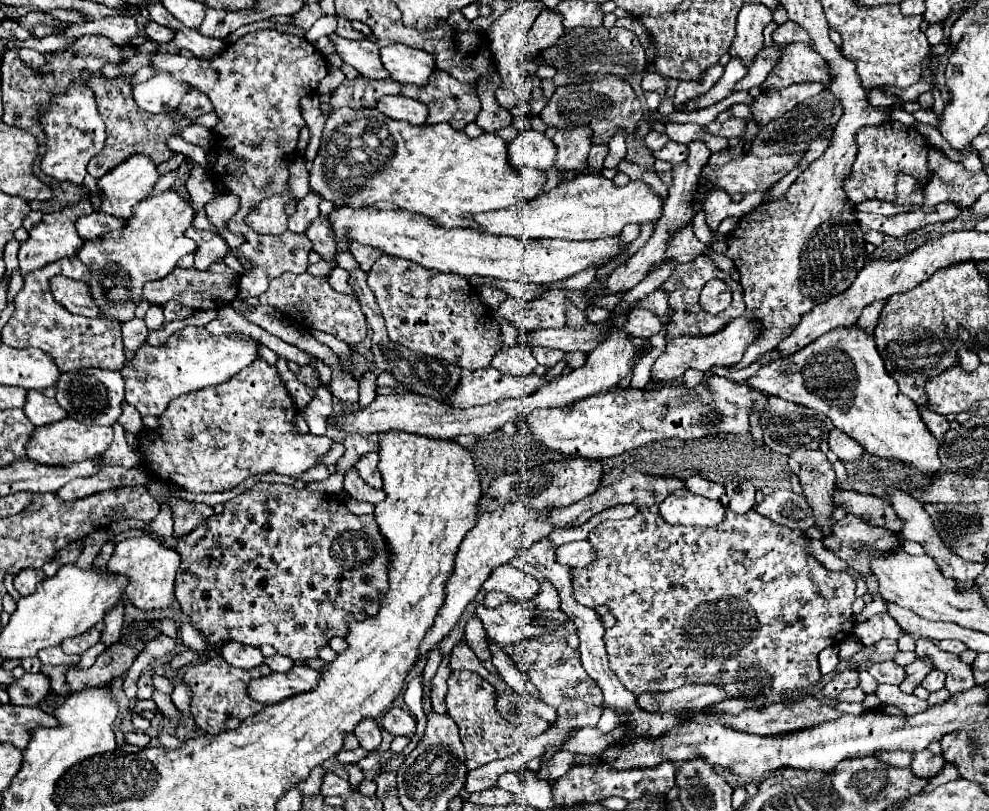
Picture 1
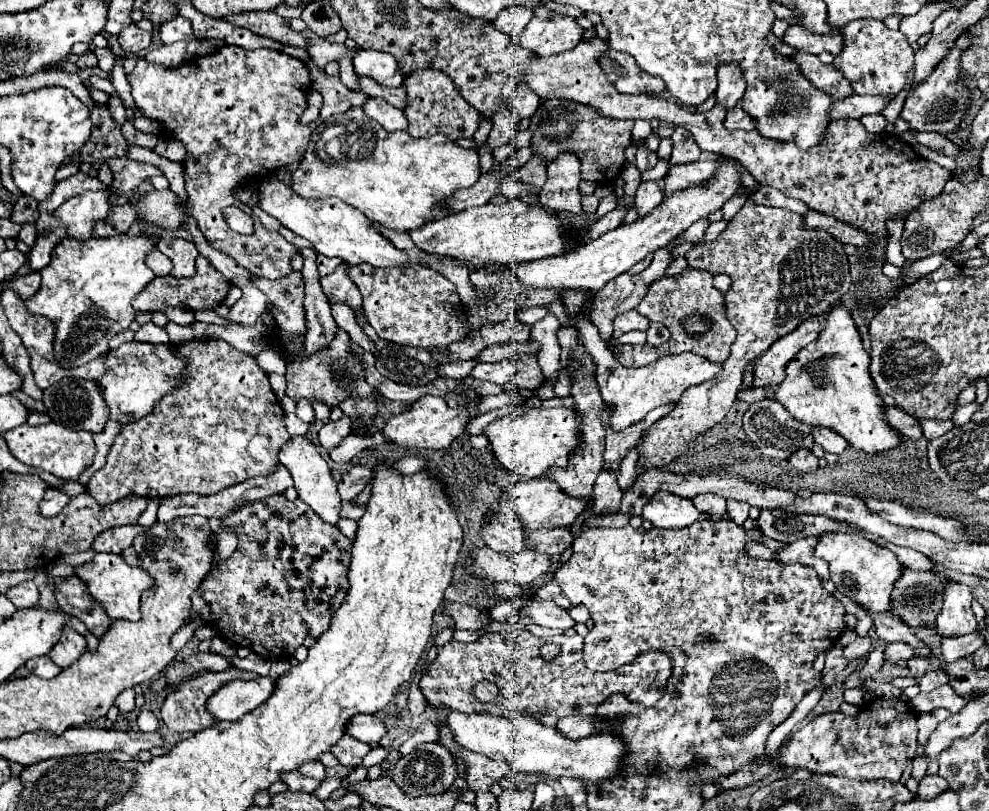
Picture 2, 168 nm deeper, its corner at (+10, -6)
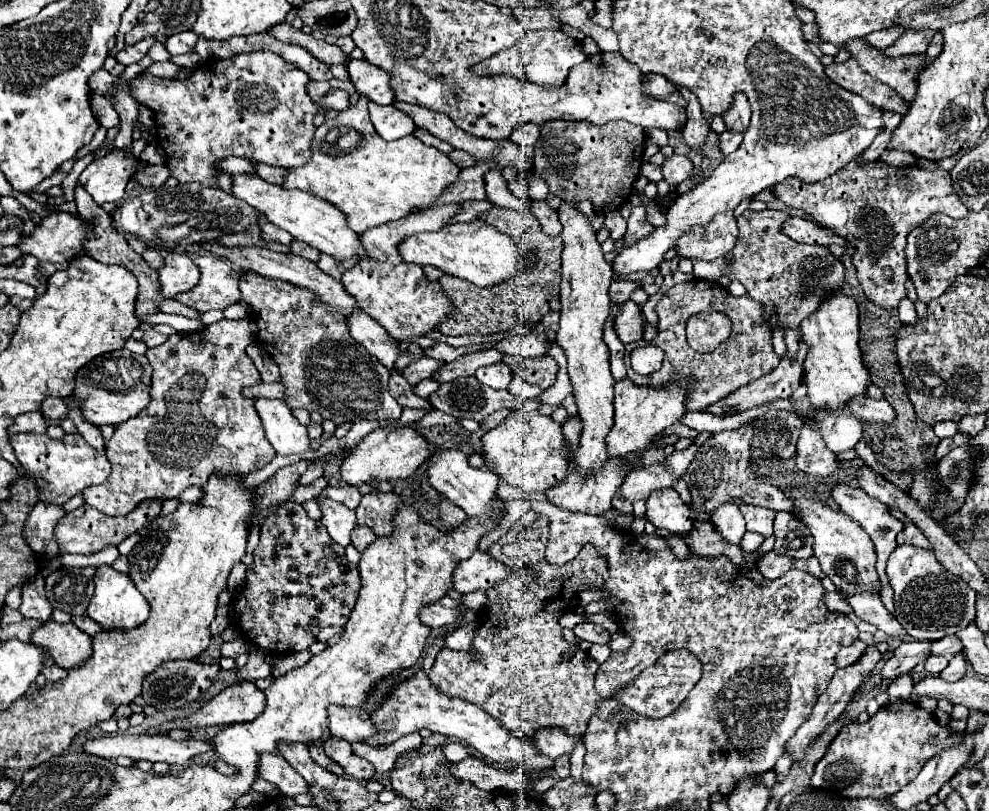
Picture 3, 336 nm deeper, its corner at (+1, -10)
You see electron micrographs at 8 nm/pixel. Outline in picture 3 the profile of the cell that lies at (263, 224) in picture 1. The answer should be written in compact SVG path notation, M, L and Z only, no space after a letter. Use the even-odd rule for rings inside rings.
M269 221L263 223L263 227L261 227L261 237L263 237L265 241L279 241L279 243L285 243L285 245L289 245L289 243L293 241L293 237L291 237L287 231L279 229L277 225L273 225L273 223L269 223Z

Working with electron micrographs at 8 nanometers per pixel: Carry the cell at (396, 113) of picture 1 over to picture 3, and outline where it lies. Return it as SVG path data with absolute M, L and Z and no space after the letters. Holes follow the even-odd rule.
M369 103L369 115L375 131L385 139L385 141L395 141L405 135L411 135L415 131L415 123L409 115L403 111L395 109L393 105L379 105L379 103Z

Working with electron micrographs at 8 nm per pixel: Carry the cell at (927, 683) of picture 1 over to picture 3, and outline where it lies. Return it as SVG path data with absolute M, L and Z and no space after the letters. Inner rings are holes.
M955 655L955 657L949 661L949 665L939 673L939 677L945 679L945 681L949 681L949 683L953 683L953 681L965 677L965 669L967 669L965 657L963 657L963 655Z

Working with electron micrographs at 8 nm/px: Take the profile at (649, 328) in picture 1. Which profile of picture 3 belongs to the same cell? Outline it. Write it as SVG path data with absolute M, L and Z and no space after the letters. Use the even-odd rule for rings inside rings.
M625 301L621 305L621 313L615 317L615 331L623 343L637 343L643 339L645 317L641 307L633 301Z

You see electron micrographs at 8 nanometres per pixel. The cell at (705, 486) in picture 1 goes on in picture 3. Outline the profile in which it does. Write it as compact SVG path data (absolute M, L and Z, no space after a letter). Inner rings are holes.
M723 503L721 507L717 507L717 511L713 511L711 515L711 521L727 541L739 545L745 533L745 519L741 519L741 511L735 503Z

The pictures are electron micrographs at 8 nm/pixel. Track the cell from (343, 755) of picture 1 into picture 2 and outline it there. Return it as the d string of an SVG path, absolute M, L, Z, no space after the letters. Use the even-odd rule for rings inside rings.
M377 747L375 749L372 749L366 757L364 757L362 765L363 767L366 767L366 769L369 769L371 766L375 764L380 764L382 761L386 760L388 757L388 749L384 747Z

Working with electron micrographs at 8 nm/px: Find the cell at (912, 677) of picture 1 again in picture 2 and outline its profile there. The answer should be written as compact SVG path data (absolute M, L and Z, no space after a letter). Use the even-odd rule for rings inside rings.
M912 657L912 659L908 661L908 669L910 669L912 673L918 673L918 675L924 675L924 673L931 668L932 661L930 661L930 657Z

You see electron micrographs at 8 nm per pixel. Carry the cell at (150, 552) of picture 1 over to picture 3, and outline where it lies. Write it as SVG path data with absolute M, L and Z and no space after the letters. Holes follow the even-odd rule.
M101 565L95 571L95 595L89 603L89 617L93 621L97 621L99 625L103 625L105 631L111 629L133 629L145 623L145 619L149 619L151 615L151 607L149 603L143 599L143 595L137 591L135 583L129 579L127 573L119 573L115 571L111 565Z

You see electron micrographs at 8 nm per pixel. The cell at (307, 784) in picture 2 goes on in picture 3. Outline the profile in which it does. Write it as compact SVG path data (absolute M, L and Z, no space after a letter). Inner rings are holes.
M261 755L259 763L259 777L267 779L269 783L275 783L281 793L285 795L297 795L307 793L305 779L289 767L289 763L281 755Z

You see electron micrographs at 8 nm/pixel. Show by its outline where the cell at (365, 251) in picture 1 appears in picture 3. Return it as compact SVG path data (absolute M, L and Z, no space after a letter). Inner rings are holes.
M359 309L353 311L347 323L349 323L349 331L353 339L357 339L357 343L361 343L371 355L375 355L387 369L393 369L393 363L399 351L397 349L399 341L389 337L389 333L365 311L359 311Z

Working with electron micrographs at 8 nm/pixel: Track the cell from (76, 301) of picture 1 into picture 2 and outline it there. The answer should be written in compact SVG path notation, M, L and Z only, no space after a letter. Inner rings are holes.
M28 273L28 275L12 275L4 279L10 289L18 293L18 297L28 299L28 295L34 295L40 289L40 275L38 273Z

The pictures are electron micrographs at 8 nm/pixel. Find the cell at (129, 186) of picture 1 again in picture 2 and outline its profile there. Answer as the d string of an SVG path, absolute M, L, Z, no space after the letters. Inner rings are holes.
M110 189L86 191L72 197L60 209L56 209L54 217L66 227L66 237L80 241L90 239L96 221L104 219L104 215L108 215L110 211L110 195L114 195Z

